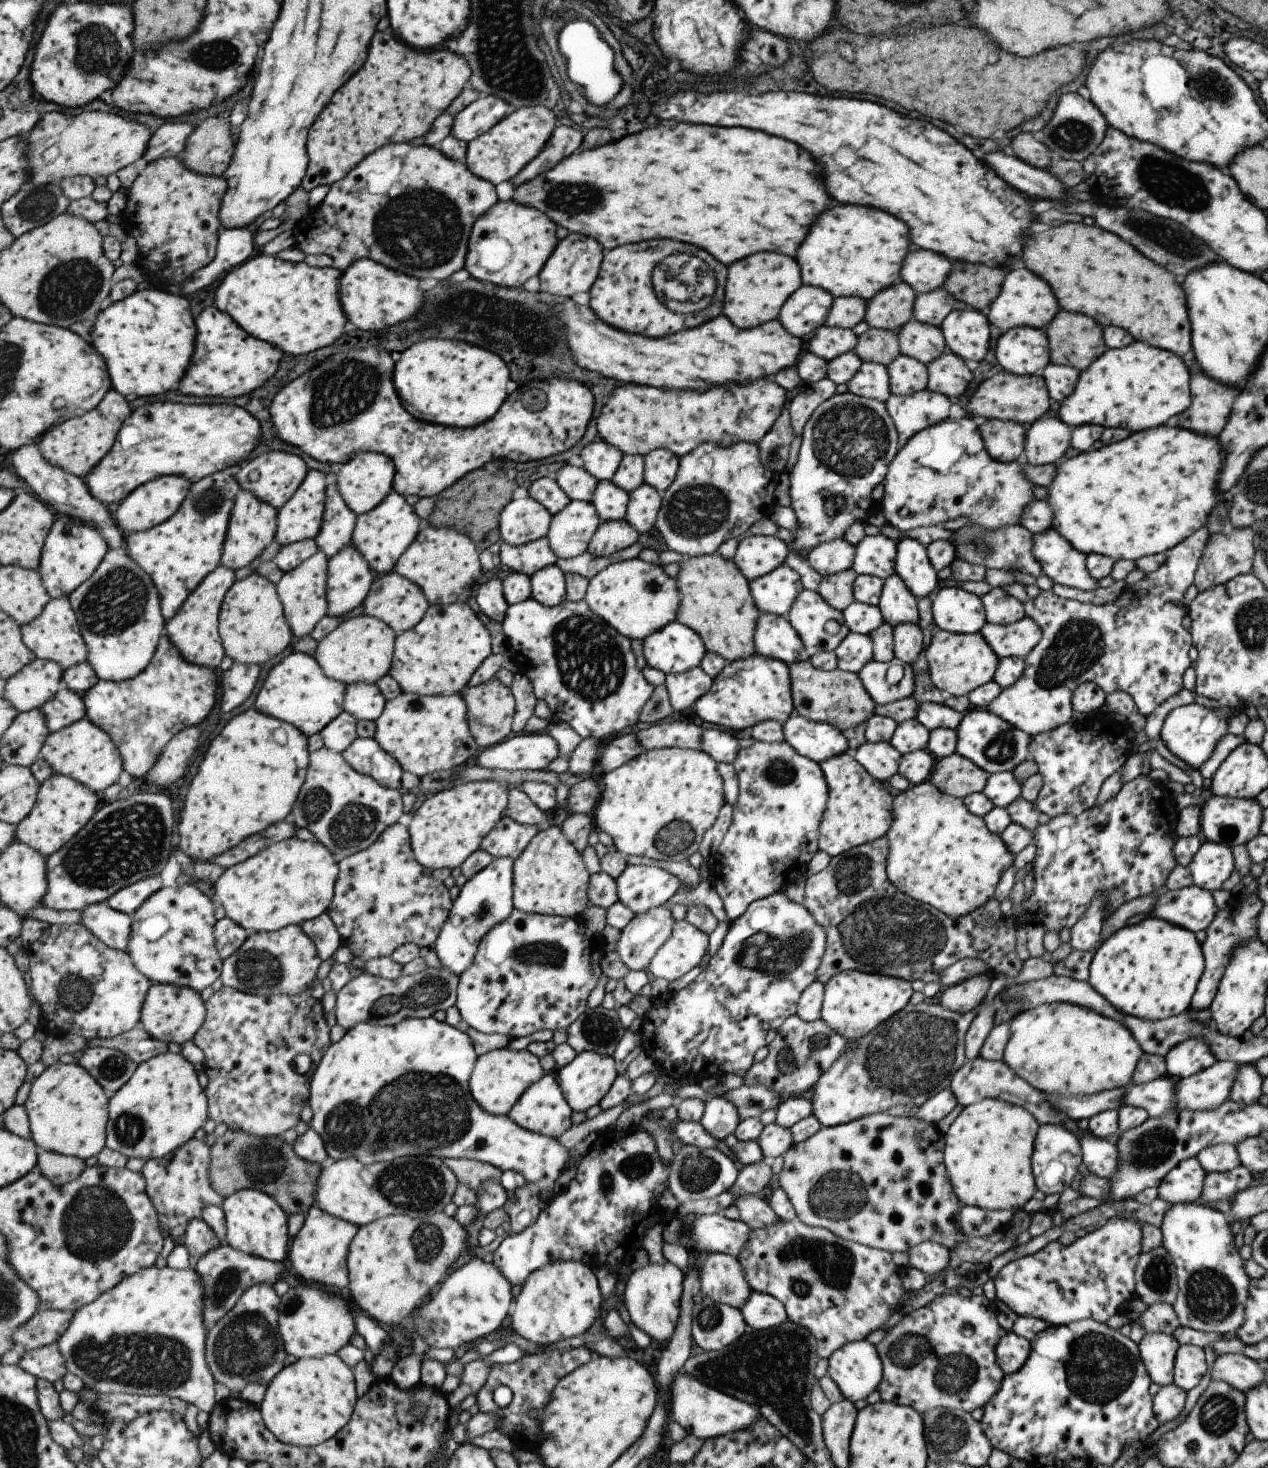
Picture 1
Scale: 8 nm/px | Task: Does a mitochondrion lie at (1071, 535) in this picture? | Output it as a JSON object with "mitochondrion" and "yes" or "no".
{"mitochondrion":"no"}

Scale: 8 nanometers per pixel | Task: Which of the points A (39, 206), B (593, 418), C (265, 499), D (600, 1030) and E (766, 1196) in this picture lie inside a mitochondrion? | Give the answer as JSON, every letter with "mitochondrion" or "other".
{"A":"mitochondrion","B":"other","C":"other","D":"mitochondrion","E":"other"}

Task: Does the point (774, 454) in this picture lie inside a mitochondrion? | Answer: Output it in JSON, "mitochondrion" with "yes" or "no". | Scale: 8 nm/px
{"mitochondrion":"yes"}

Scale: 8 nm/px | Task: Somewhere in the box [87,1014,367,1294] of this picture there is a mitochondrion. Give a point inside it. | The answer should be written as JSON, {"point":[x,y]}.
{"point":[265,1165]}

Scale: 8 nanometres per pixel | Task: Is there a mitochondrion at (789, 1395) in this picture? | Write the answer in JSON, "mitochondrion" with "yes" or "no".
{"mitochondrion":"yes"}

